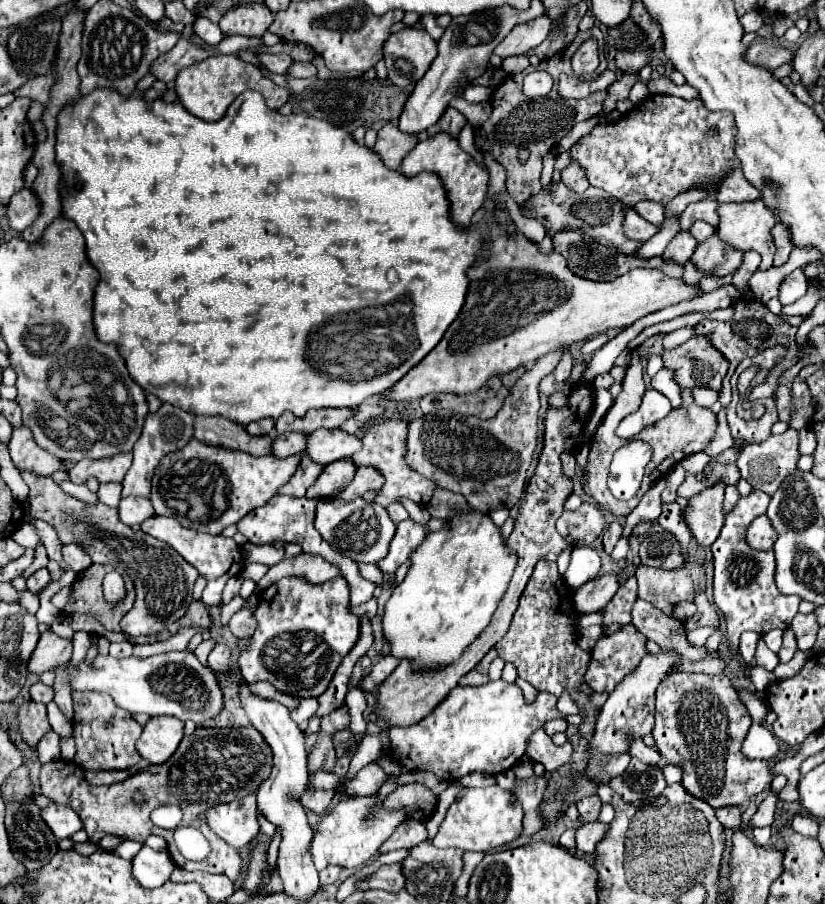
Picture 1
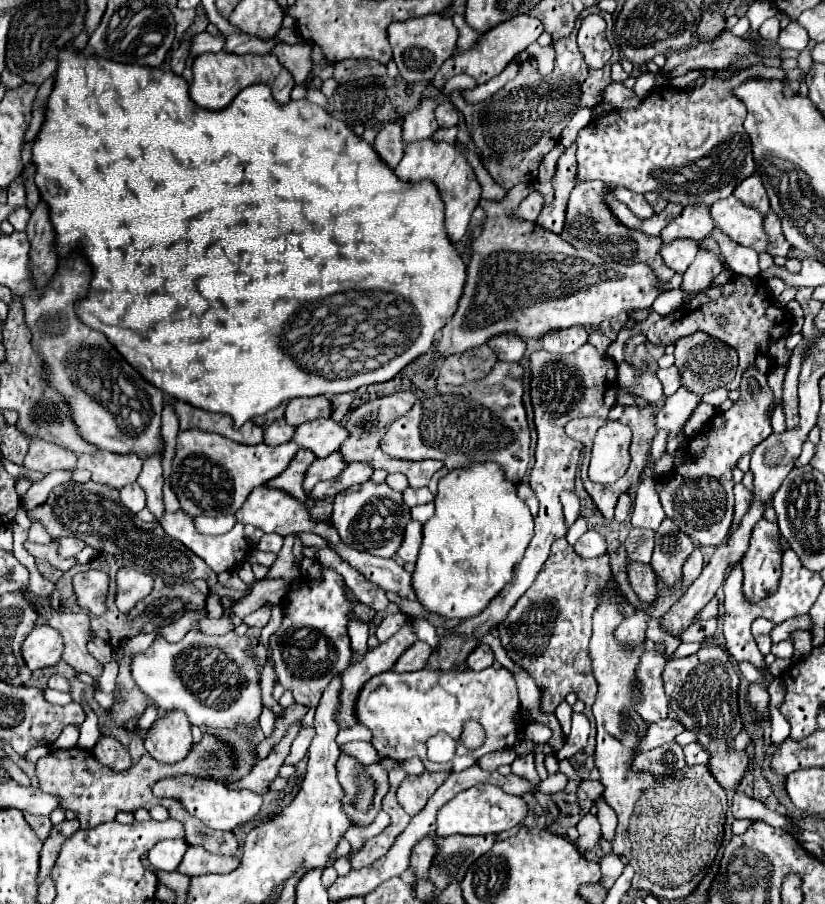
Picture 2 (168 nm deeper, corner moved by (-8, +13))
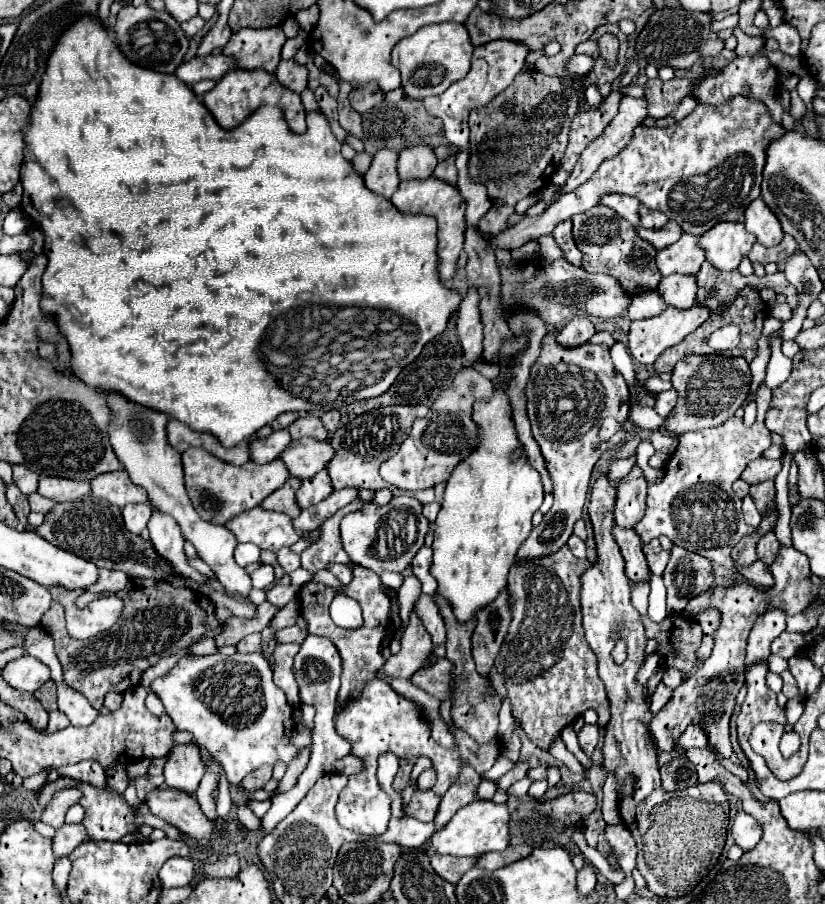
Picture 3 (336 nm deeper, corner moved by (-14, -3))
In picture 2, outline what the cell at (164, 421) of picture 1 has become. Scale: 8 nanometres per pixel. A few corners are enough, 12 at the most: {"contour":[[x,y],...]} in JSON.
{"contour":[[162,452],[144,462],[138,476],[146,508],[156,520],[164,514]]}

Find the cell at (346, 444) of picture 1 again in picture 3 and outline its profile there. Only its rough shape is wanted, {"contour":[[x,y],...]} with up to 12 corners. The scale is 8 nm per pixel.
{"contour":[[300,438],[280,458],[292,476],[316,476],[336,450],[330,440]]}

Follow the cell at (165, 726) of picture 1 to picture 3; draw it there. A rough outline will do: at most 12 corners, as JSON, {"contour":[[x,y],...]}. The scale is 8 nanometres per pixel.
{"contour":[[198,746],[166,756],[166,786],[194,794],[204,776]]}

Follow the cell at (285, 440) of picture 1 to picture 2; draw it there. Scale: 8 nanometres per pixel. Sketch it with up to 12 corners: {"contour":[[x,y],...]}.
{"contour":[[284,418],[264,428],[264,444],[284,444],[292,438],[294,426]]}

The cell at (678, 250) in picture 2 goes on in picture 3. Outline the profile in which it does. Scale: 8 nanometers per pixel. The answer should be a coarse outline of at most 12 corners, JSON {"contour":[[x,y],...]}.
{"contour":[[664,276],[658,292],[668,306],[690,308],[696,276]]}

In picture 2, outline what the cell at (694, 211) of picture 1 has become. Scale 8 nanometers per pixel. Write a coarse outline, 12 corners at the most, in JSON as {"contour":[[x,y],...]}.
{"contour":[[686,206],[660,234],[678,238],[704,240],[714,228],[710,208]]}

